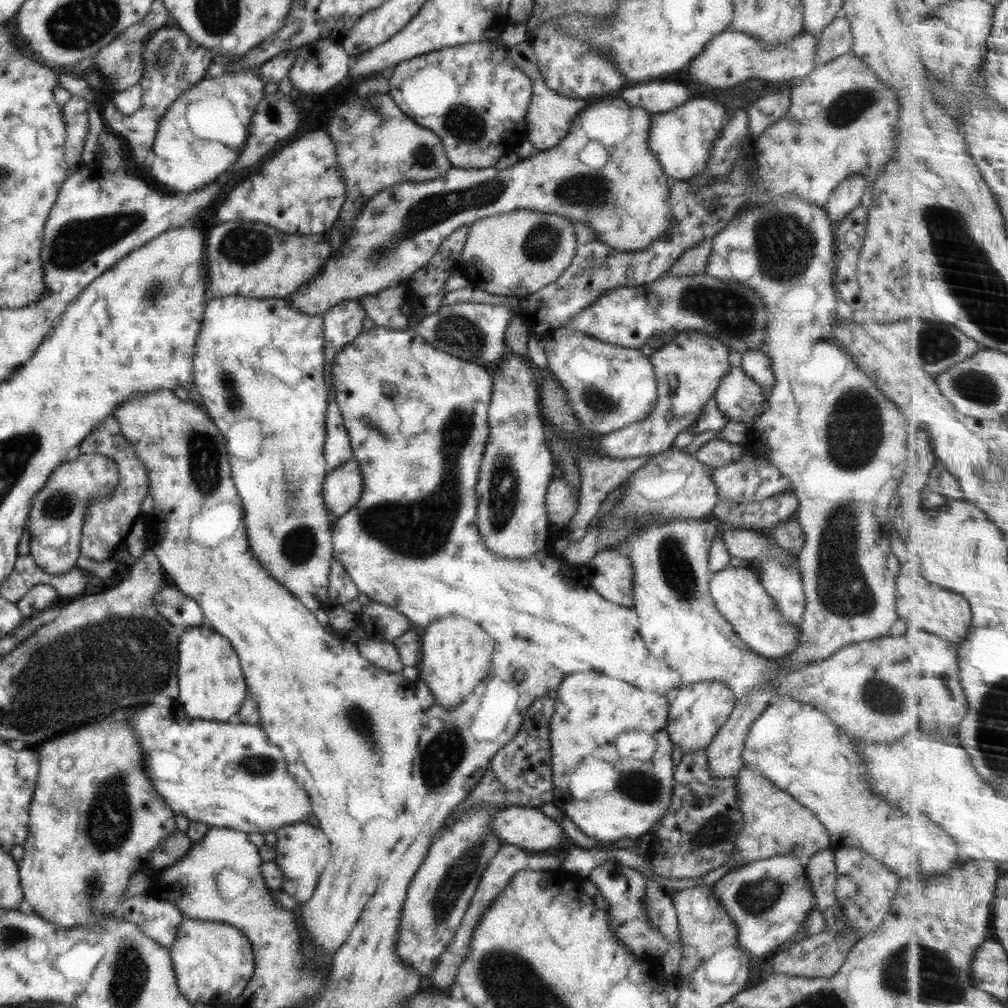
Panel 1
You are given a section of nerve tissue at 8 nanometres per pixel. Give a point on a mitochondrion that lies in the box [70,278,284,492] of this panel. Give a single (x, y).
(234, 402)

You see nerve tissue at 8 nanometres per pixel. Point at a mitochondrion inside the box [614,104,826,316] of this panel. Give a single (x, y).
(786, 245)

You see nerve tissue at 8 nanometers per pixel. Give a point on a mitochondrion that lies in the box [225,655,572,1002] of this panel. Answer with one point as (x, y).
(457, 877)

